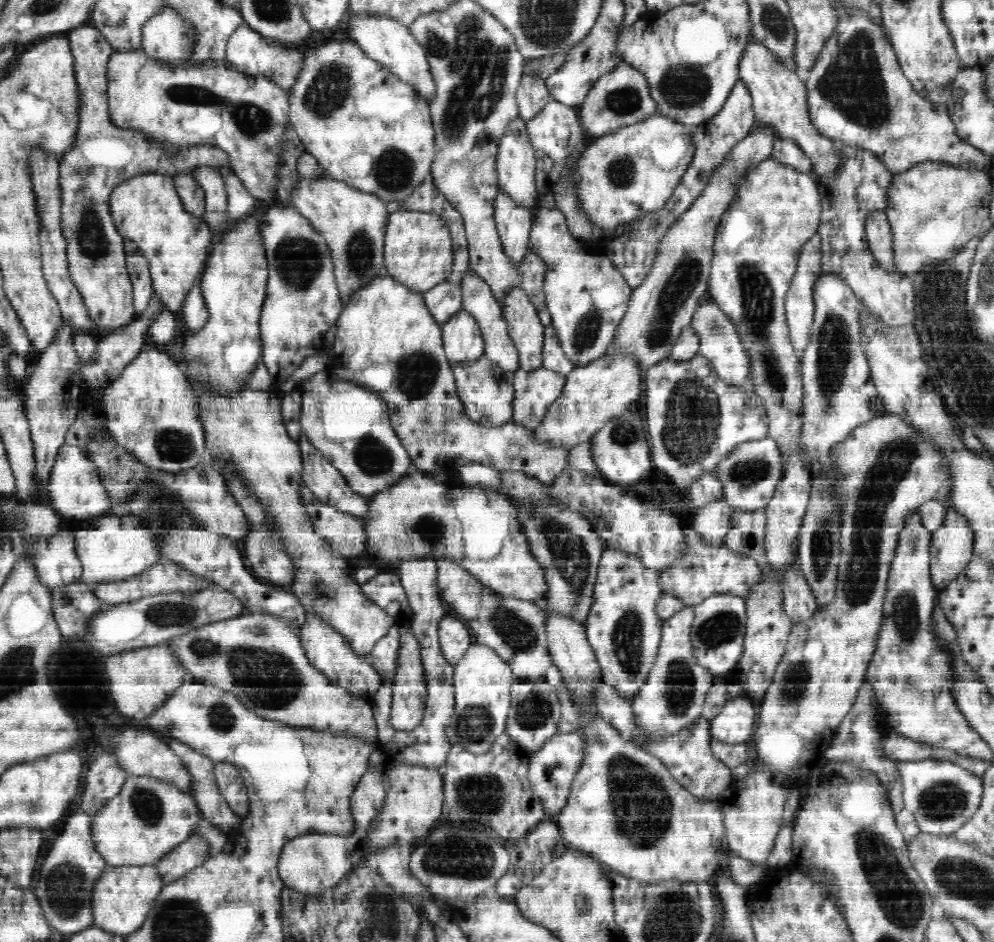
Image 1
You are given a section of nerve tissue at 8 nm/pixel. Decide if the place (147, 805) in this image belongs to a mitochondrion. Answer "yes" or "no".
yes

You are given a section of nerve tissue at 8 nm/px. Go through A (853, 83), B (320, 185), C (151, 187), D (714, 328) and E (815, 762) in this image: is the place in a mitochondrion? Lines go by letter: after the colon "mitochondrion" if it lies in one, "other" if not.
A: mitochondrion
B: other
C: other
D: mitochondrion
E: other

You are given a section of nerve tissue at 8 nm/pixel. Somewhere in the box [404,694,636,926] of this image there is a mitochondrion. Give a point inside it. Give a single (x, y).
(470, 856)

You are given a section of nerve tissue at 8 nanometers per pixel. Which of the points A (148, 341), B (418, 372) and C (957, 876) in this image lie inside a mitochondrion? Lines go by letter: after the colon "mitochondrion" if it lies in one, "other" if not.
A: other
B: mitochondrion
C: mitochondrion

